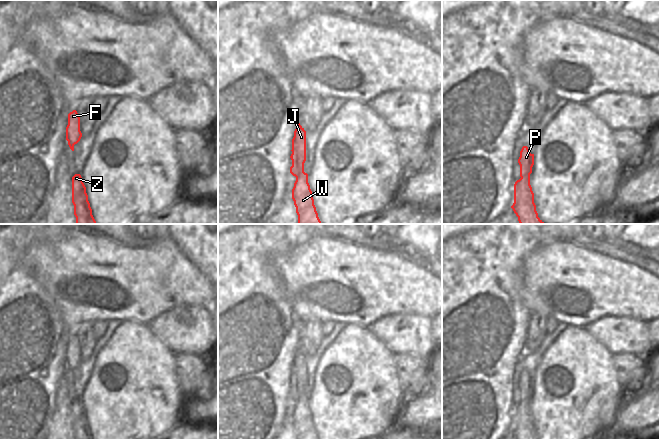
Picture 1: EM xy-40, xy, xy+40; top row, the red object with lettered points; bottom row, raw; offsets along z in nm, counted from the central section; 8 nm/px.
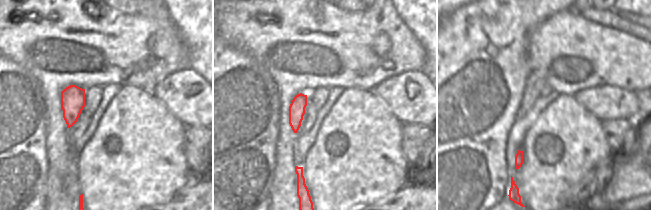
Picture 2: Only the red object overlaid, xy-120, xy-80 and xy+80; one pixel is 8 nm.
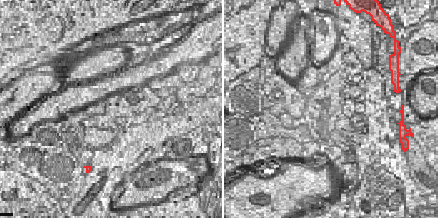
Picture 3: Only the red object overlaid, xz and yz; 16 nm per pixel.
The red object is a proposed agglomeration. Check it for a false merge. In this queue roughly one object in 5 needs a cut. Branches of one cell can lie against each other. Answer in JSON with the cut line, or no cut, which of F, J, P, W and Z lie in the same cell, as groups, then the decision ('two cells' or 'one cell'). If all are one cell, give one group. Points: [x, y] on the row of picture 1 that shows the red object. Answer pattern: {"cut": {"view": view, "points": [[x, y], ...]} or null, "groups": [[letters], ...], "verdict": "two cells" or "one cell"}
{"cut": null, "groups": [["F", "J", "P", "W", "Z"]], "verdict": "one cell"}

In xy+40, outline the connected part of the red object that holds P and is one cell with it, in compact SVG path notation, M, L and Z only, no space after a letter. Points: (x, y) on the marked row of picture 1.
M523 146L518 159L520 179L514 184L514 203L511 206L520 224L544 224L538 217L534 203L534 193L530 185L530 174L534 165L534 154Z

